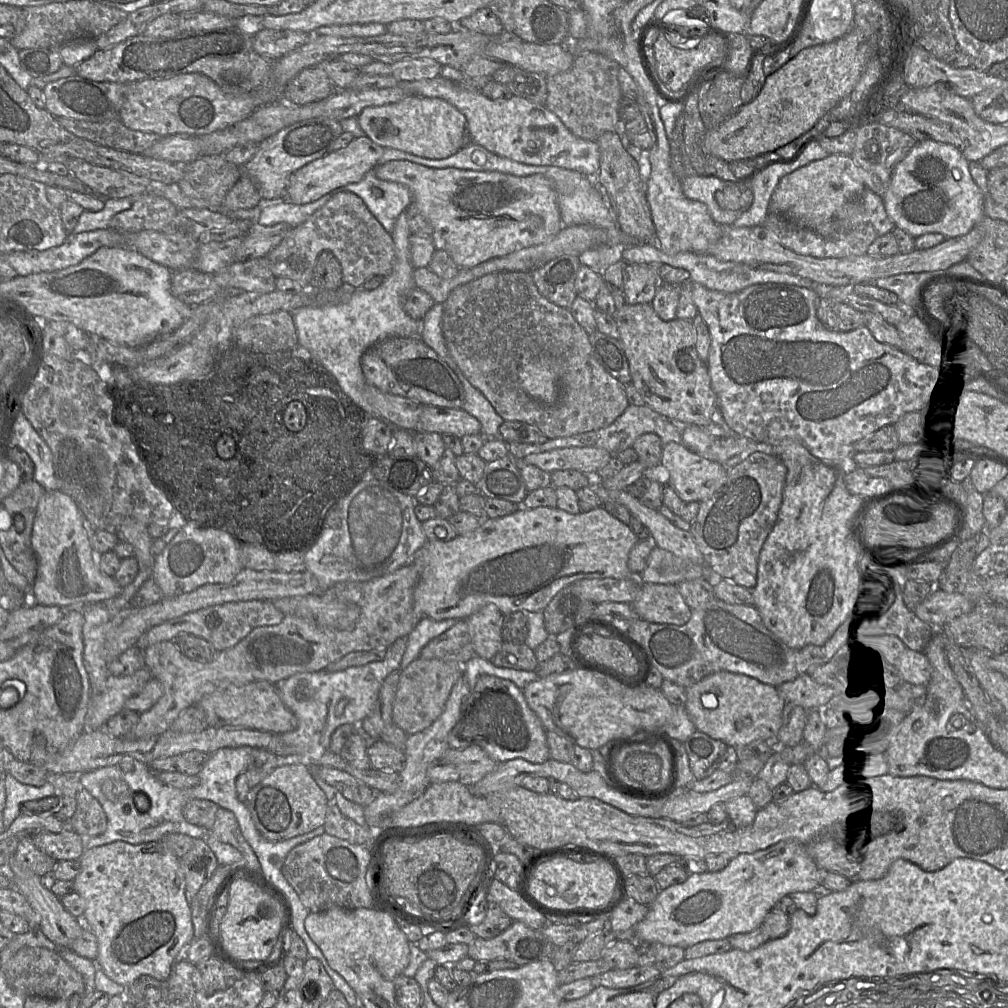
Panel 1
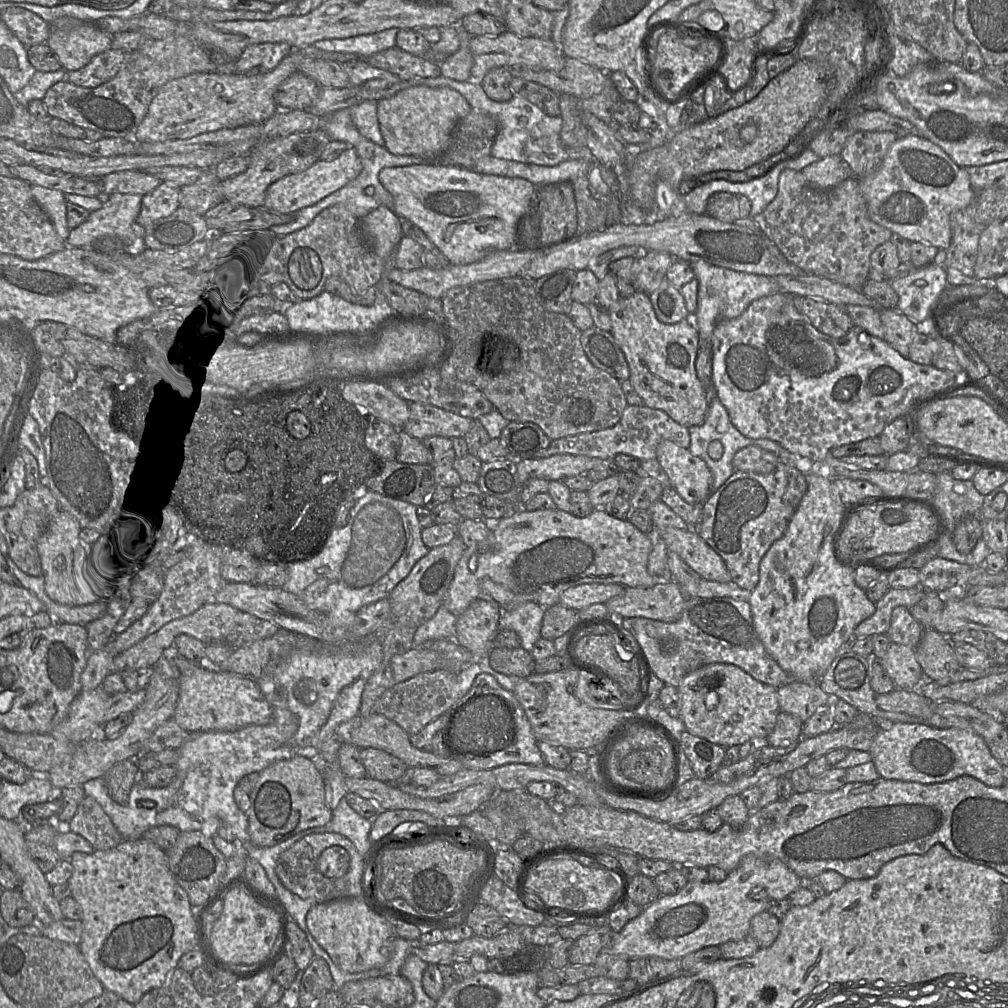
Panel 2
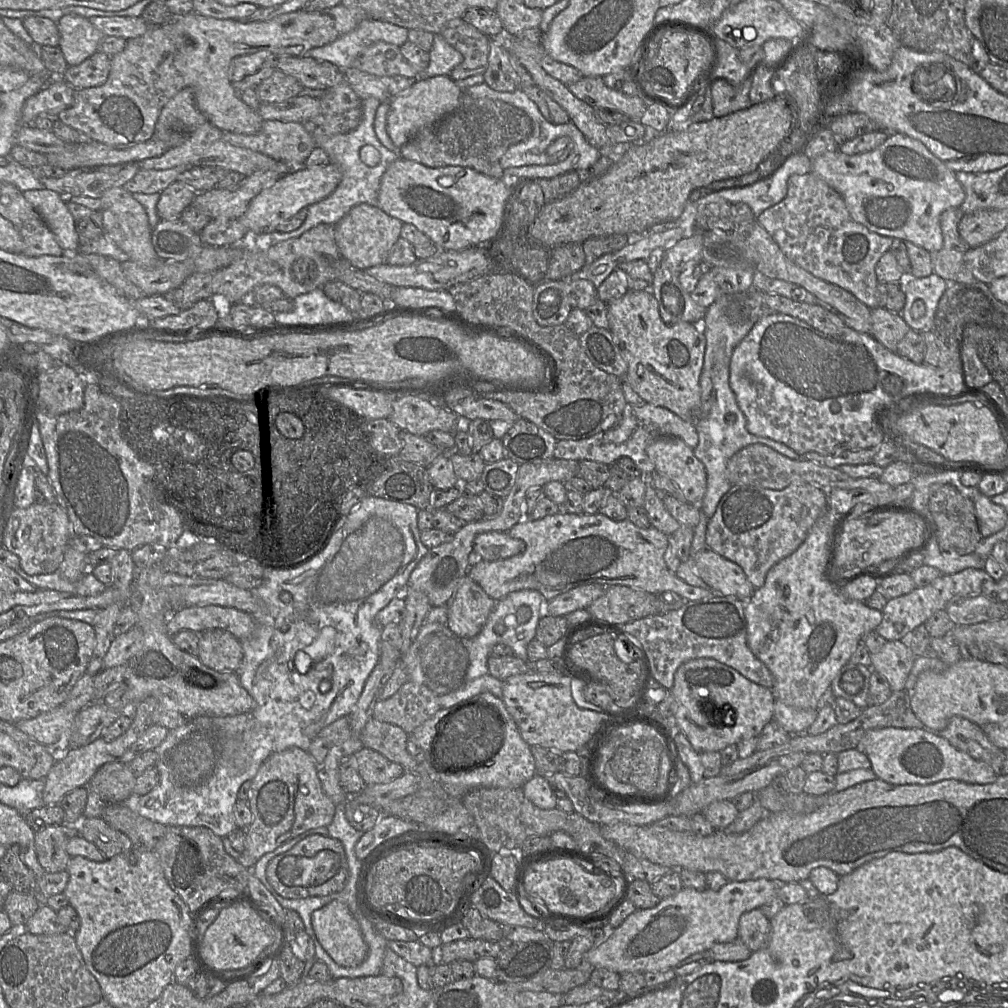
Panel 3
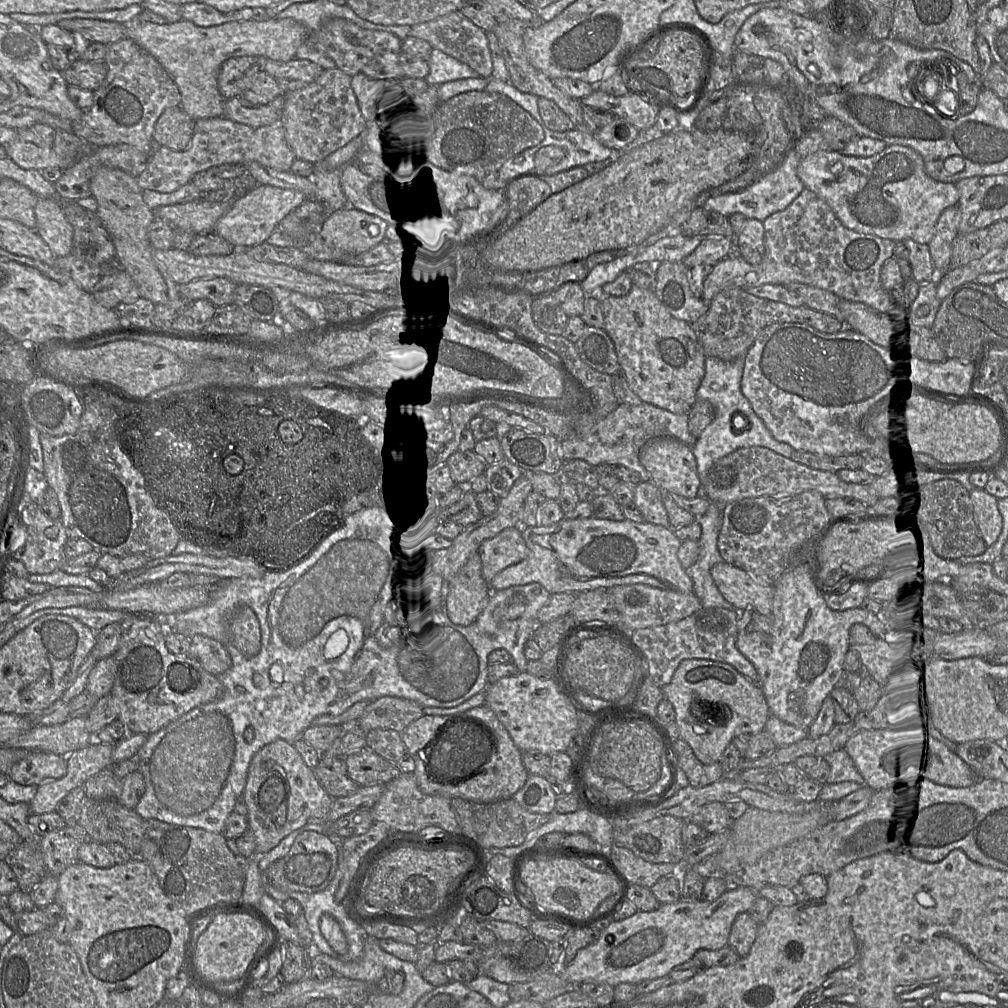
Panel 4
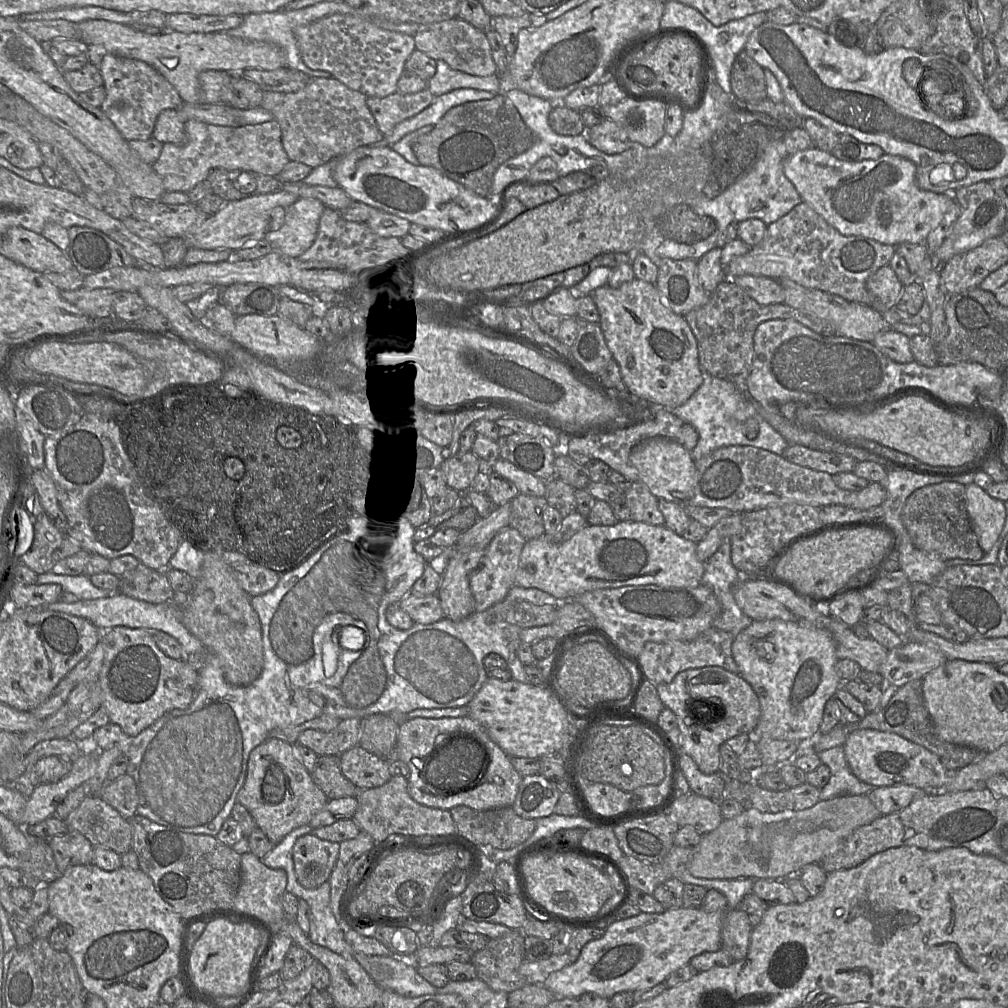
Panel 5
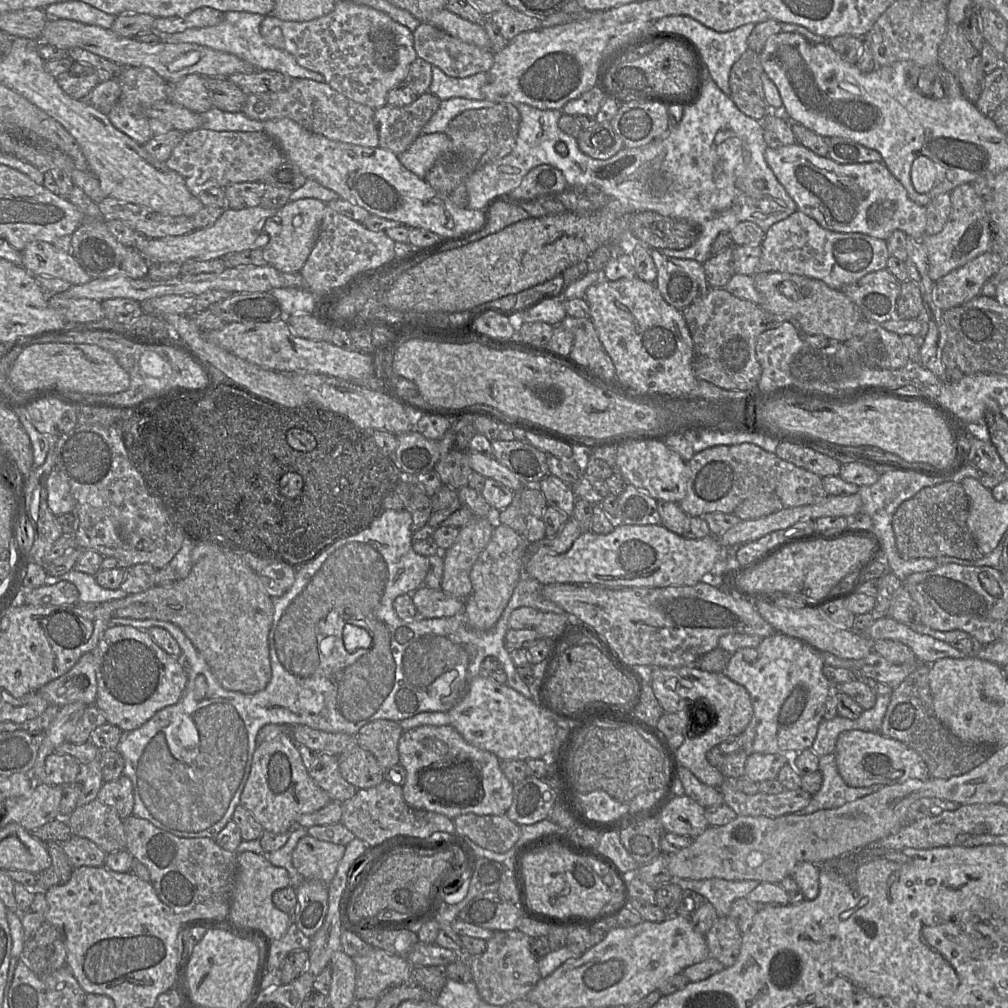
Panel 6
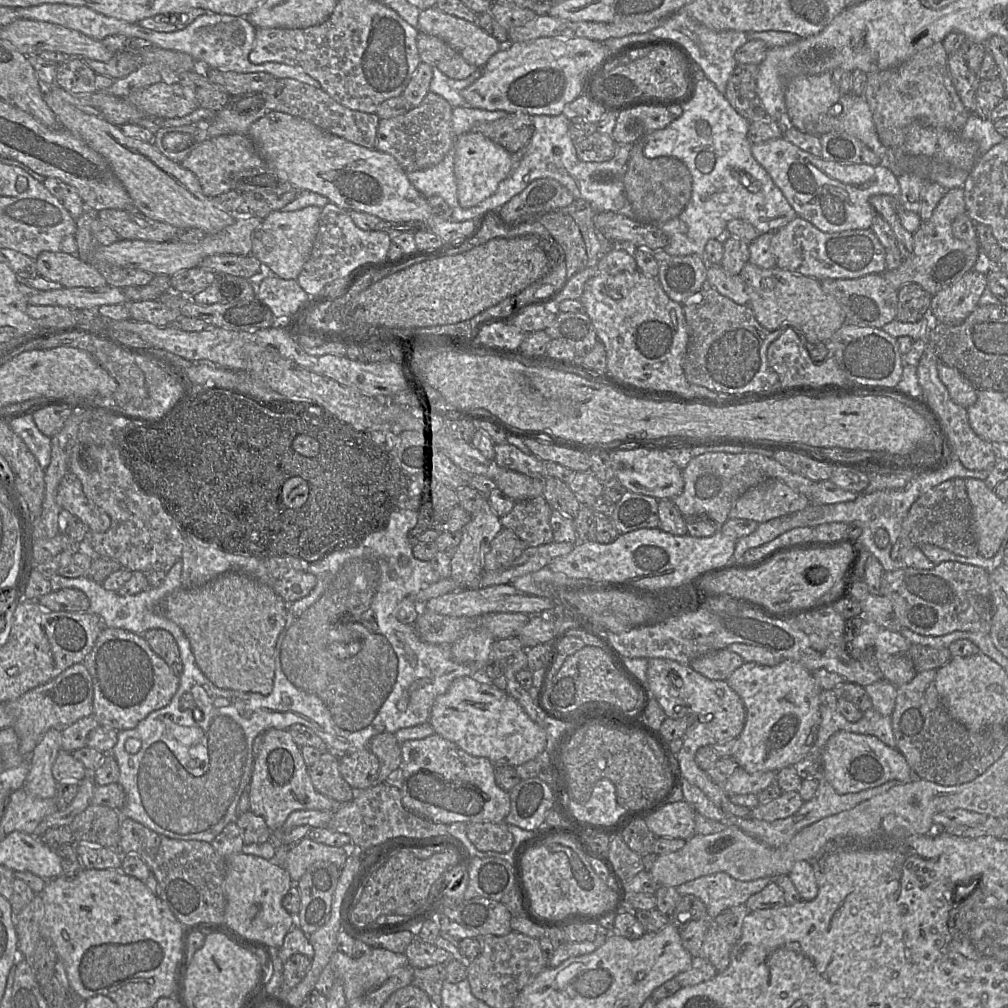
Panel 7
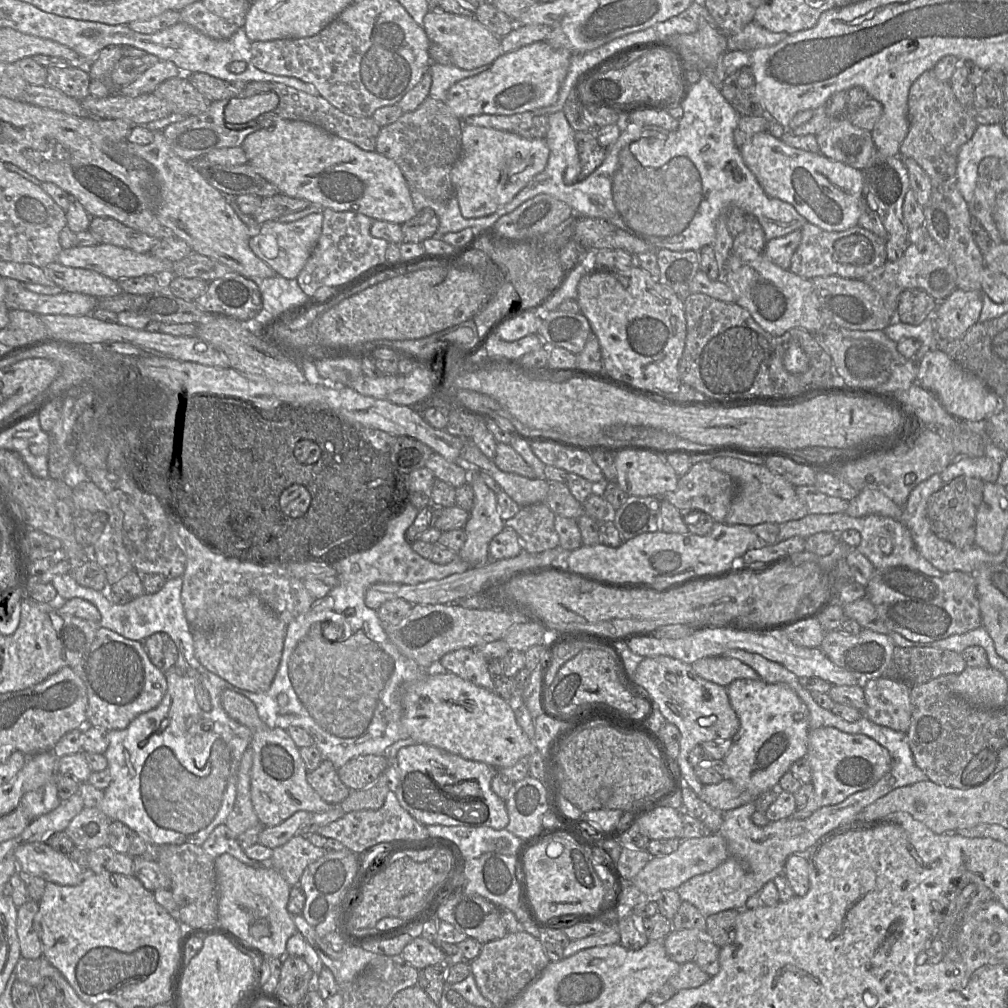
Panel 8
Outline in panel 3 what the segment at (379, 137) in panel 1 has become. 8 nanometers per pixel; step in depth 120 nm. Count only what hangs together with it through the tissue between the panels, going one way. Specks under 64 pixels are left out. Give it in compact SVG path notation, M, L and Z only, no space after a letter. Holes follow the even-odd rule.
M449 76L419 77L406 90L389 102L387 133L397 148L417 135L421 130L435 125L440 119L454 111L462 98L463 90Z

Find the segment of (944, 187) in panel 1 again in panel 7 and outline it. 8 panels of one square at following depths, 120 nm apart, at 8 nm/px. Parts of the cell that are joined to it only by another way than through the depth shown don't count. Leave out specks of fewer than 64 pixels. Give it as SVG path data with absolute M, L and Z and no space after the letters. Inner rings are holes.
M784 137L752 144L751 151L755 160L767 171L797 215L823 232L869 229L876 215L869 199L877 194L889 195L898 200L898 216L908 232L913 234L921 225L922 220L918 213L905 210L899 205L898 177L883 163L878 165L838 163L816 157Z

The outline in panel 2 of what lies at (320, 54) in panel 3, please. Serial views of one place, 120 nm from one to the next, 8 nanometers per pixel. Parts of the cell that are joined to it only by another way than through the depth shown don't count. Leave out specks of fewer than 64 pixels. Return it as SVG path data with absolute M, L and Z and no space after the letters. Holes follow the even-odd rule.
M390 28L351 38L321 40L314 45L323 51L352 53L356 54L359 59L366 60L373 54L395 47L398 31L397 28Z

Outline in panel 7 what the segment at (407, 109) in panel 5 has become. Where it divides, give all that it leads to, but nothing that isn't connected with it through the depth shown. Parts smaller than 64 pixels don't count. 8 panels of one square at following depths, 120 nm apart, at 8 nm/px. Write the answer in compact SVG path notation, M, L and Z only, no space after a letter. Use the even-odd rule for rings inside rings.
M429 91L418 106L406 113L379 120L375 148L392 155L406 172L431 168L454 151L457 136L452 126L452 110L445 98Z

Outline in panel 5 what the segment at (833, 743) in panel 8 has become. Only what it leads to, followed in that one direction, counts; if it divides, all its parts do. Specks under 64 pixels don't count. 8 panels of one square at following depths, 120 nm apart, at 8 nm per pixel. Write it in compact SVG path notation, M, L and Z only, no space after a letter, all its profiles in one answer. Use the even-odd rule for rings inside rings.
M855 730L848 734L843 748L851 772L875 787L912 785L928 792L940 790L948 781L948 770L934 753L893 732Z

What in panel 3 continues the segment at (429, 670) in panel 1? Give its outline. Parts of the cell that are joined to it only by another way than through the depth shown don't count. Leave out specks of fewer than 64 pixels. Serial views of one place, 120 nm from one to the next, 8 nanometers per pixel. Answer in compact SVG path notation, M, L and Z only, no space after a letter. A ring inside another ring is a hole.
M407 681L389 698L378 700L372 716L411 734L439 709L438 695L424 685Z

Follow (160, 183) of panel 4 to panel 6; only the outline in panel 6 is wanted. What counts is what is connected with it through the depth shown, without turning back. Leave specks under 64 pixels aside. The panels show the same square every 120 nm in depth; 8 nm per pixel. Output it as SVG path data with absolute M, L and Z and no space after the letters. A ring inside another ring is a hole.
M198 128L185 132L165 164L181 175L190 193L198 197L213 187L224 188L234 183L262 181L266 173L285 161L276 141L263 131L214 131Z

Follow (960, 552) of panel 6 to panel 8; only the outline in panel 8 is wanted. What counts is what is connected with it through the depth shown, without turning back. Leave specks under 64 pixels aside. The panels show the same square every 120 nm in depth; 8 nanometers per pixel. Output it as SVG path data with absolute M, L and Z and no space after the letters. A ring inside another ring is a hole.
M960 476L934 494L927 504L927 518L932 532L956 548L967 550L975 545L976 513L983 498L984 482L980 479Z

